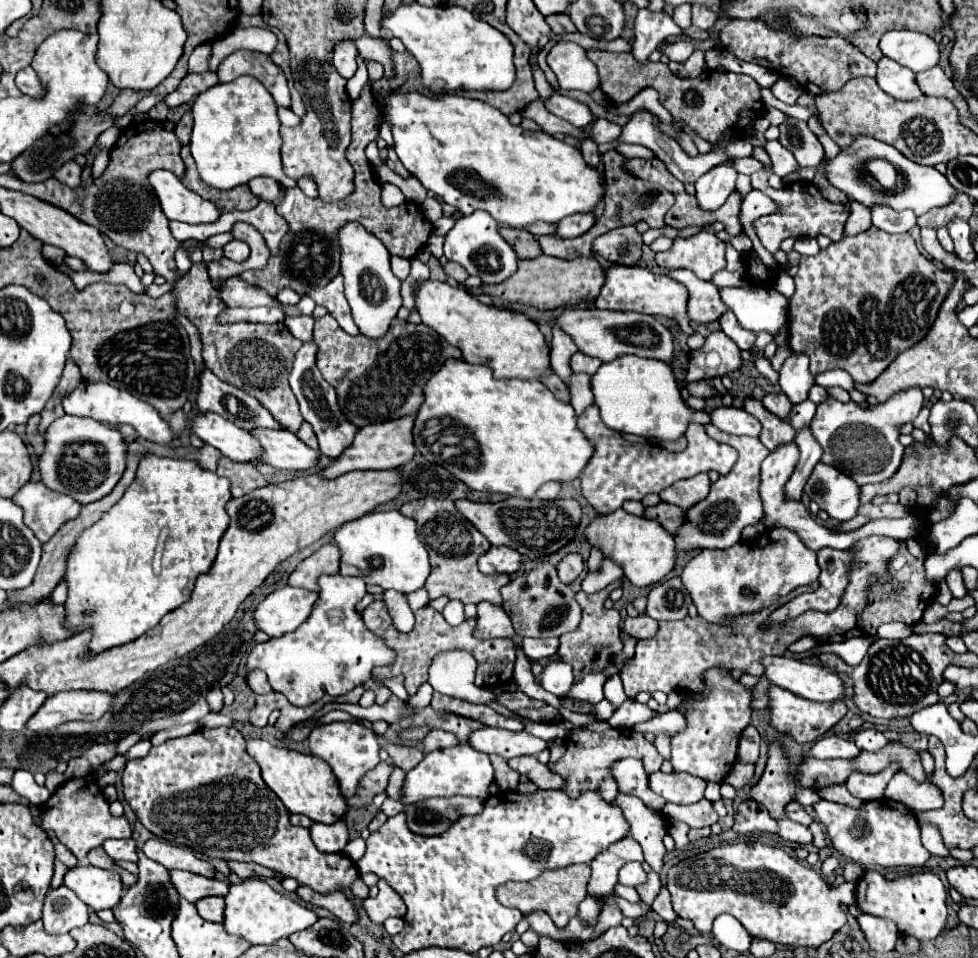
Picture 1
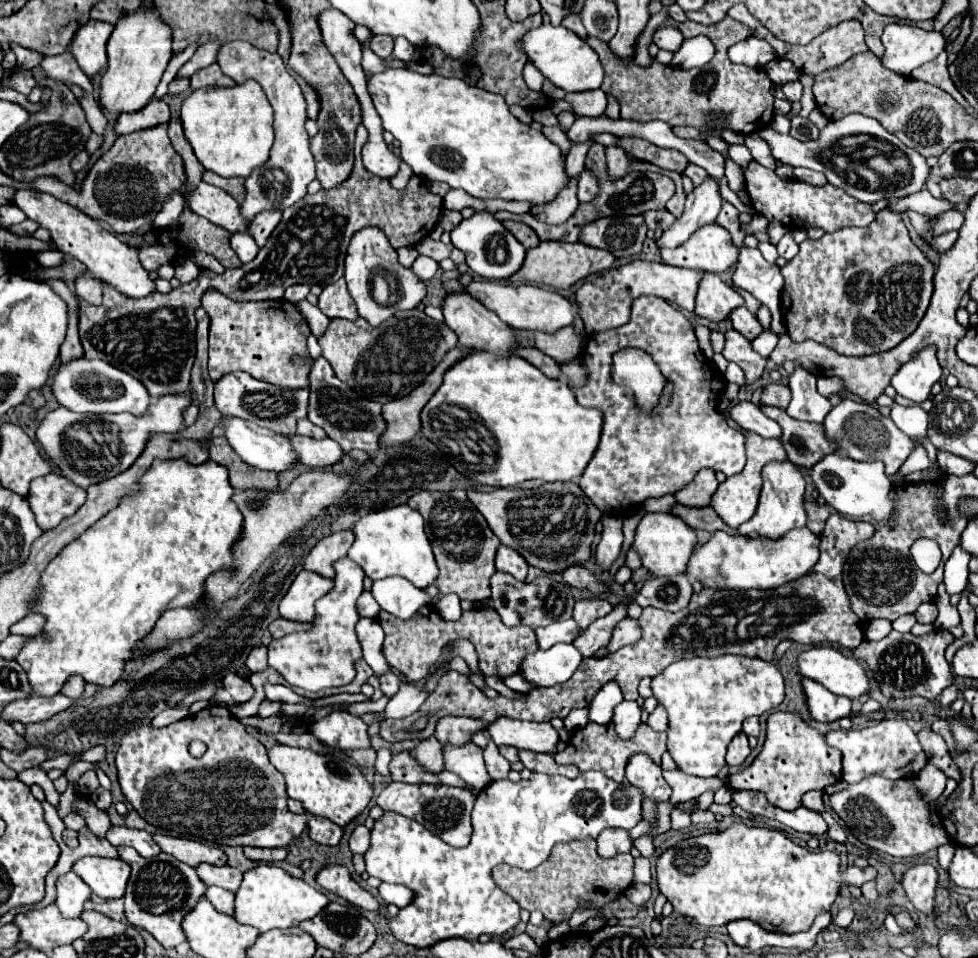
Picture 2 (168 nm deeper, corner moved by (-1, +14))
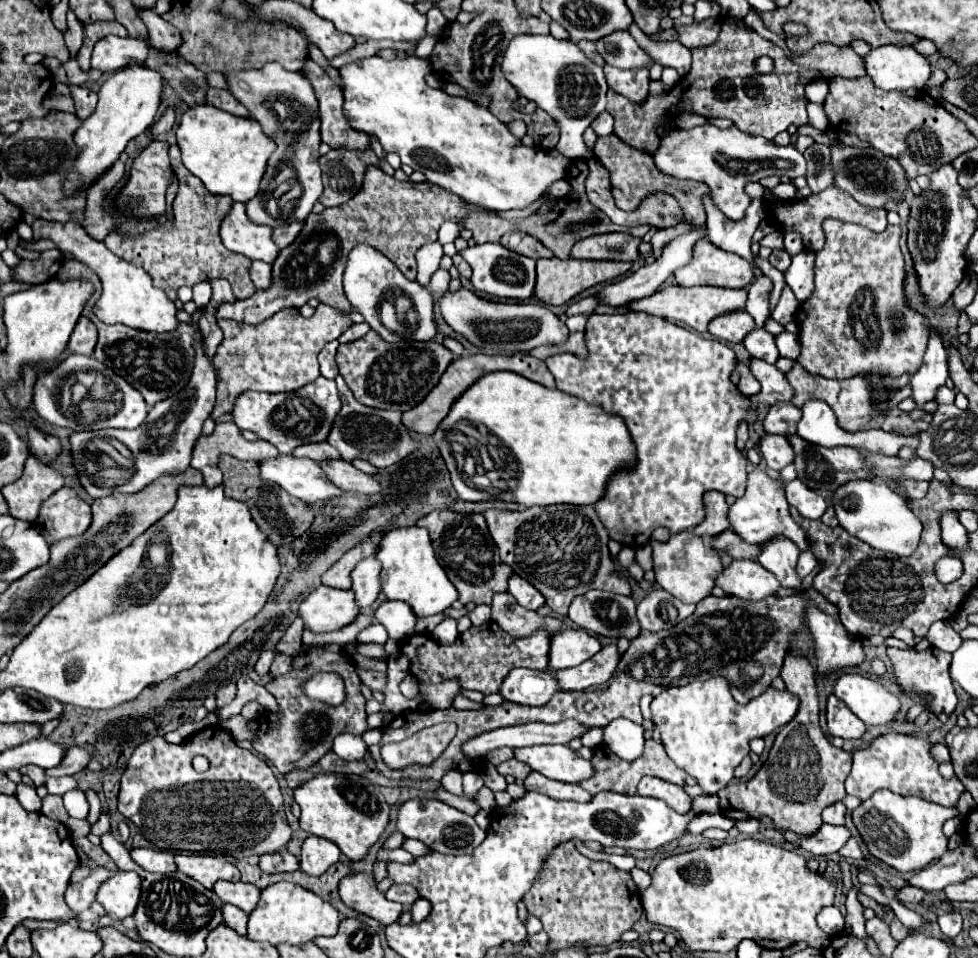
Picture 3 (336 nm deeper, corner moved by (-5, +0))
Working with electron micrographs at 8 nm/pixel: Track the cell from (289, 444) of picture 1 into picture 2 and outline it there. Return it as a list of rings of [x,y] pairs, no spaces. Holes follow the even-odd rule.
[[[292,434],[292,436],[288,436],[288,440],[292,440],[292,448],[296,452],[296,458],[306,466],[318,466],[318,468],[330,466],[342,458],[340,446],[330,438],[316,440],[316,438]]]

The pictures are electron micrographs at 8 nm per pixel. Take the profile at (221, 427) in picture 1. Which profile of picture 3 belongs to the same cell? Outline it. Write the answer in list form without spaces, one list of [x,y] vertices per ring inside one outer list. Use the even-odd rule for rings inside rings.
[[[280,454],[274,460],[262,460],[260,474],[262,478],[276,482],[290,496],[306,504],[328,502],[344,494],[338,486],[328,482],[320,464],[308,458],[294,458],[290,454]]]

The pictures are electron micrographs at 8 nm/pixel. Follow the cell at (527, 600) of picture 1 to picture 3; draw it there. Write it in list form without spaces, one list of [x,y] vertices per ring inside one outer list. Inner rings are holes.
[[[502,592],[494,596],[492,602],[492,620],[514,638],[524,638],[536,632],[538,628],[546,628],[550,634],[556,634],[562,626],[556,618],[542,618],[538,612],[522,608],[512,594]]]

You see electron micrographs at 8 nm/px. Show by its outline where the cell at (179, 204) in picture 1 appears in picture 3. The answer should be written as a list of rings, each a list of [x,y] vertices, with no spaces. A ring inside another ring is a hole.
[[[236,202],[220,226],[222,242],[228,250],[272,264],[280,248],[272,240],[272,228],[260,226],[246,216],[246,206]]]

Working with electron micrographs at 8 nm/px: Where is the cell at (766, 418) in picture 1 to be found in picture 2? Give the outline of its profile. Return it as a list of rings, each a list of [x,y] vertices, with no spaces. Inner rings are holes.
[[[760,404],[760,410],[764,414],[768,414],[768,418],[772,418],[780,424],[780,428],[782,428],[780,442],[784,444],[788,458],[796,466],[812,468],[822,456],[836,452],[836,444],[832,444],[824,438],[824,430],[820,424],[792,420],[788,416],[788,412],[782,408],[772,408],[772,406]]]

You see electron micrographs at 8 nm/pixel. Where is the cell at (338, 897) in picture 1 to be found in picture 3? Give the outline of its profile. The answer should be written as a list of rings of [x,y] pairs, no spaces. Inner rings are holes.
[[[350,874],[340,882],[340,898],[346,906],[376,918],[384,926],[396,922],[404,910],[402,904],[390,902],[384,892],[376,888],[374,874]]]

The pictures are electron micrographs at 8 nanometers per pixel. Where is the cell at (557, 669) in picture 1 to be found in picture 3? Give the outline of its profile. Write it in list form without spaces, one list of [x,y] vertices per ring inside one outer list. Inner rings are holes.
[[[516,668],[500,684],[498,694],[506,702],[526,704],[526,706],[544,706],[558,692],[558,682],[552,672]]]

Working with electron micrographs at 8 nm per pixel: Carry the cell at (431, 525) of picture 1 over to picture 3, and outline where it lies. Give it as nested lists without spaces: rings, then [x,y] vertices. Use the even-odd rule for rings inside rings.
[[[434,510],[428,516],[418,520],[418,526],[430,532],[430,540],[436,552],[438,562],[446,570],[450,582],[460,592],[460,602],[476,602],[476,604],[492,604],[492,596],[496,592],[506,592],[508,578],[514,574],[508,564],[504,564],[498,556],[496,544],[486,528],[486,520],[482,514],[458,514],[452,510]]]

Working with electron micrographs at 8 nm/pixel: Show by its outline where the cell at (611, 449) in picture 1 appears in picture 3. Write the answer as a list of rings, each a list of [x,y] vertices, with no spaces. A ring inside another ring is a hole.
[[[646,312],[594,314],[588,318],[584,342],[588,348],[586,358],[564,352],[546,358],[546,364],[556,378],[558,390],[582,398],[588,404],[602,406],[610,414],[622,416],[636,444],[636,466],[614,474],[606,488],[608,494],[594,504],[612,540],[622,546],[642,548],[650,542],[650,534],[660,526],[668,528],[670,534],[696,528],[704,520],[704,492],[718,490],[736,498],[744,496],[748,460],[736,448],[736,430],[740,422],[752,426],[758,412],[730,380],[738,358],[726,344],[702,338],[688,328]]]

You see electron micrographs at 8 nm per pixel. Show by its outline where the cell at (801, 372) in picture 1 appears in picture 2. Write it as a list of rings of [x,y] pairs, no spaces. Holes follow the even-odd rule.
[[[794,362],[794,372],[788,378],[792,390],[792,400],[786,412],[796,420],[806,420],[822,424],[826,416],[826,398],[816,390],[816,376],[810,374],[804,366]]]

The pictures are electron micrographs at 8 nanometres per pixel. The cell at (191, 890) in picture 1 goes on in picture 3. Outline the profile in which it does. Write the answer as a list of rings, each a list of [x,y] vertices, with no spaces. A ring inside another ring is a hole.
[[[216,882],[214,892],[220,896],[222,902],[234,904],[240,910],[244,910],[246,914],[250,914],[258,906],[262,890],[246,882]]]

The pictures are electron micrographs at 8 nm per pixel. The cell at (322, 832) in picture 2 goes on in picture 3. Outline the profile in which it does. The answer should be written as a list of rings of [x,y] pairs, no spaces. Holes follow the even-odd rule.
[[[308,836],[304,840],[300,854],[300,868],[306,874],[320,876],[338,860],[340,860],[340,850],[332,842],[318,836]]]

